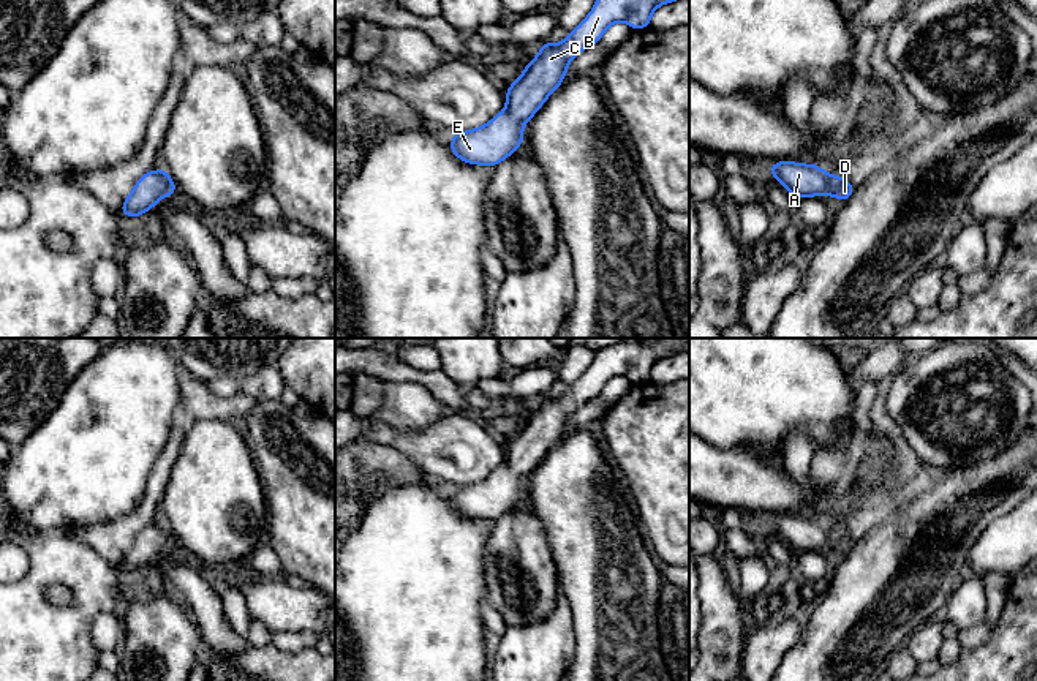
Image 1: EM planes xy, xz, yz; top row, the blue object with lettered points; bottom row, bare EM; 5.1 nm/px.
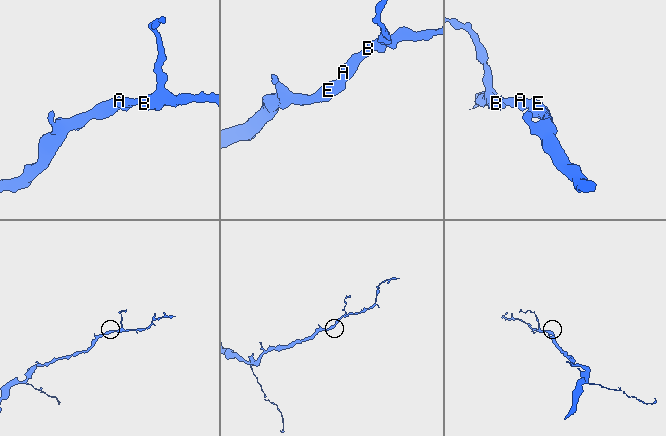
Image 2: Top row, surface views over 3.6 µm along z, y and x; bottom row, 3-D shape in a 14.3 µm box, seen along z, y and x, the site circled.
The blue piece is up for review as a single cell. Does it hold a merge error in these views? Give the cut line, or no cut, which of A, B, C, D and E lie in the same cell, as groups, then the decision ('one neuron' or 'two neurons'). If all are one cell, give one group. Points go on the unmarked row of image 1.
no cut; A B C D E; one neuron

